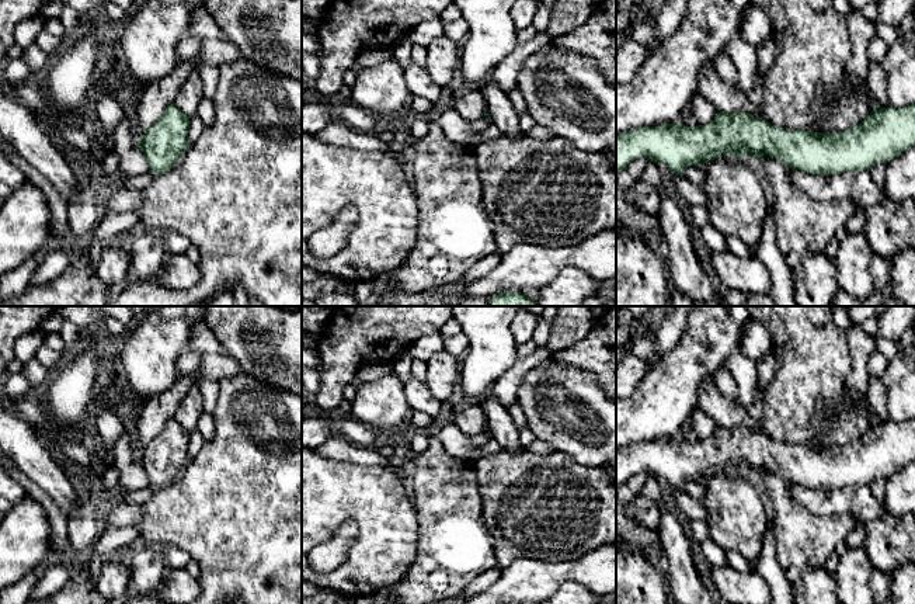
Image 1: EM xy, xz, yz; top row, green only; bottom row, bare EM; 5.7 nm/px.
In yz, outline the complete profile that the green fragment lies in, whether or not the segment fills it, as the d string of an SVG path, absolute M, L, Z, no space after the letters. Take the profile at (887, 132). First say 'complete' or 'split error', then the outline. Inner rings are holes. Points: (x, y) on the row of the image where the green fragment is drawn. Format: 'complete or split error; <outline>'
complete; M915 104L902 108L877 105L859 125L842 132L822 133L779 128L765 118L747 112L719 111L710 124L688 128L675 122L616 135L616 176L641 156L655 163L664 163L672 173L683 176L689 166L700 167L721 155L734 155L741 160L749 155L759 162L765 156L770 156L793 170L808 174L842 174L870 170L876 163L887 164L912 146L915 146Z

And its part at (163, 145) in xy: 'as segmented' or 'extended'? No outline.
as segmented

